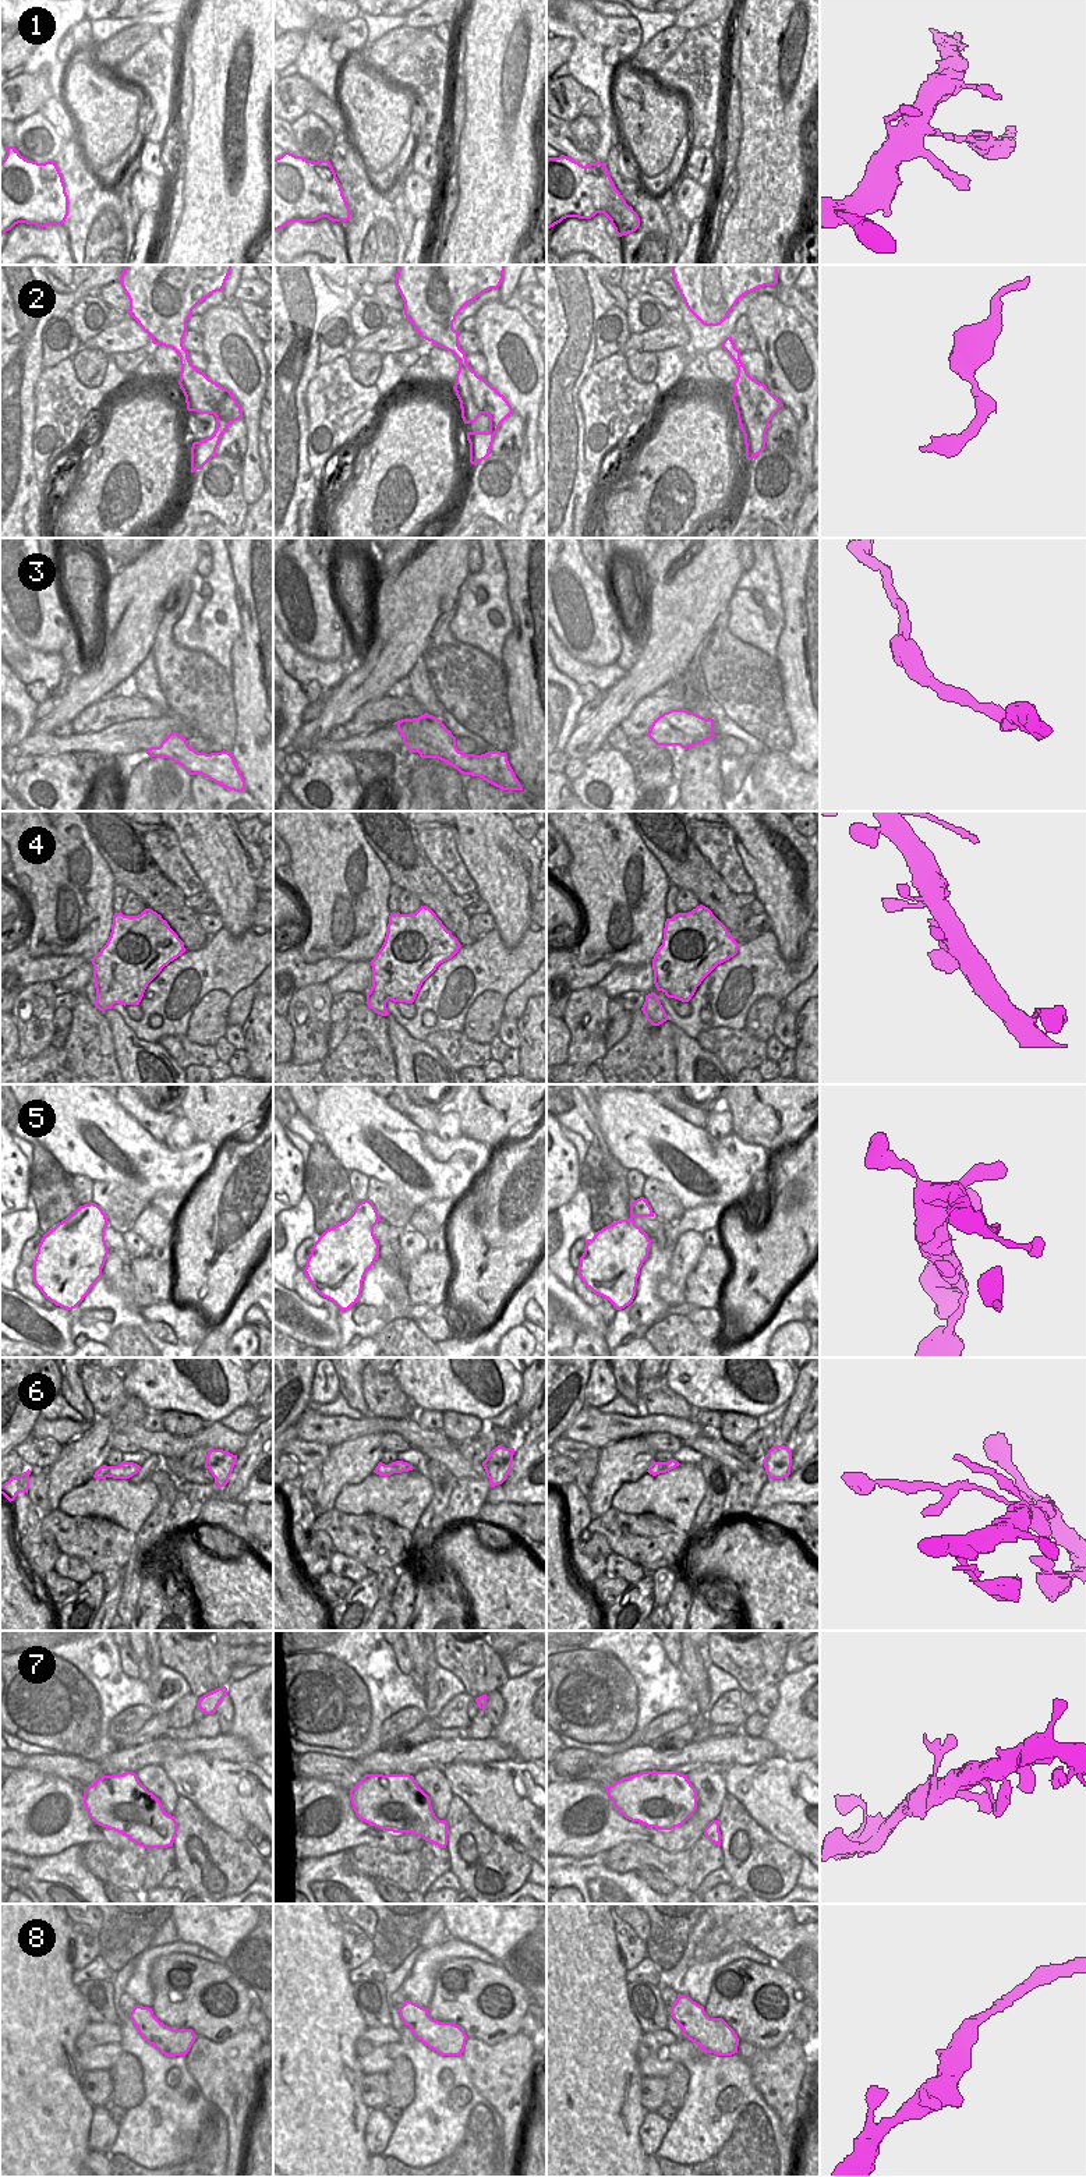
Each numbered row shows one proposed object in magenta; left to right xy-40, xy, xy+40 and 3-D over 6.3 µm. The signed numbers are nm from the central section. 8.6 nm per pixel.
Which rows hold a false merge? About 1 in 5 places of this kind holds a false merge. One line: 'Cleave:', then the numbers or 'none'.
Cleave: 1

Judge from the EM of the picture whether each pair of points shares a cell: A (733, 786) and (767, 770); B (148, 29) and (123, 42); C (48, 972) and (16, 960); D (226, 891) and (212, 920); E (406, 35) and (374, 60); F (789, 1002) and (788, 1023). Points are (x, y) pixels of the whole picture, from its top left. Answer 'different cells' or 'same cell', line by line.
A: different cells
B: same cell
C: same cell
D: different cells
E: same cell
F: different cells

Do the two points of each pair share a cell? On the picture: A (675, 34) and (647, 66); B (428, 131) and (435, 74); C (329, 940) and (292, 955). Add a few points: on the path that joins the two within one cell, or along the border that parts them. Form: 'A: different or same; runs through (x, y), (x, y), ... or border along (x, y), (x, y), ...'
A: same; runs through (667, 41), (650, 57)
B: same; runs through (432, 117), (432, 88)
C: different; border along (297, 942), (301, 956), (310, 963), (333, 959)

